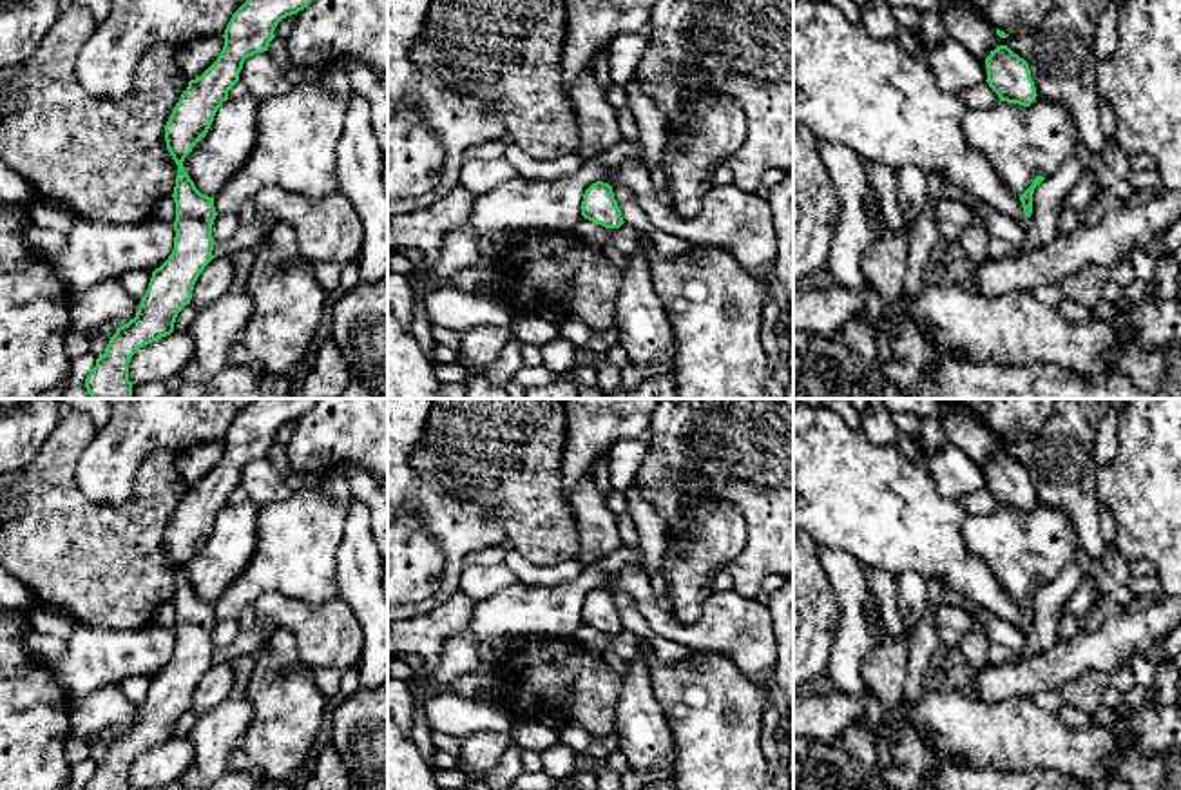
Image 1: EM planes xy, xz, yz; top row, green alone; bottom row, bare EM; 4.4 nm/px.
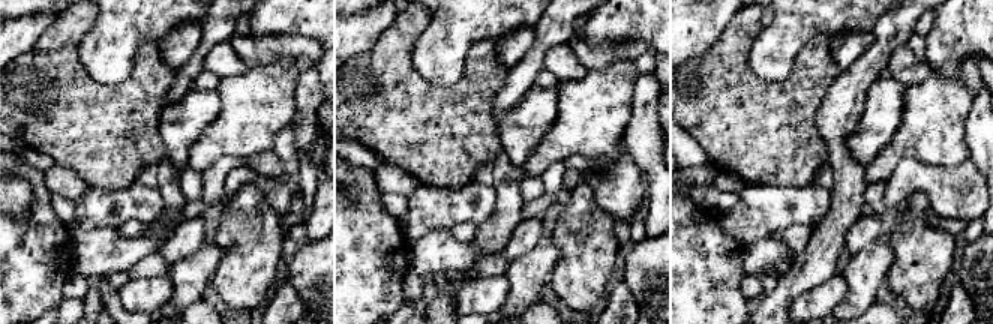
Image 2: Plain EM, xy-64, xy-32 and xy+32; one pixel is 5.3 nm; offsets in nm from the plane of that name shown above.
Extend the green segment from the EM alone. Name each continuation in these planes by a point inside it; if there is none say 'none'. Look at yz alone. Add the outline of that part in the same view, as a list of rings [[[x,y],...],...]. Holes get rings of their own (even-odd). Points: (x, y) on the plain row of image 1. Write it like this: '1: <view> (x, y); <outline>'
none

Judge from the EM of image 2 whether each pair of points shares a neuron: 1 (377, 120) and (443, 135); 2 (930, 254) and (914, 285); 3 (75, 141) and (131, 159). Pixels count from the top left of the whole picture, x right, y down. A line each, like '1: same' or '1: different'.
1: same
2: same
3: same

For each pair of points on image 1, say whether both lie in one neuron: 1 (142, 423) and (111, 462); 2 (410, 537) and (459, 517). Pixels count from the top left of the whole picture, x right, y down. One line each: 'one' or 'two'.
1: one
2: two

